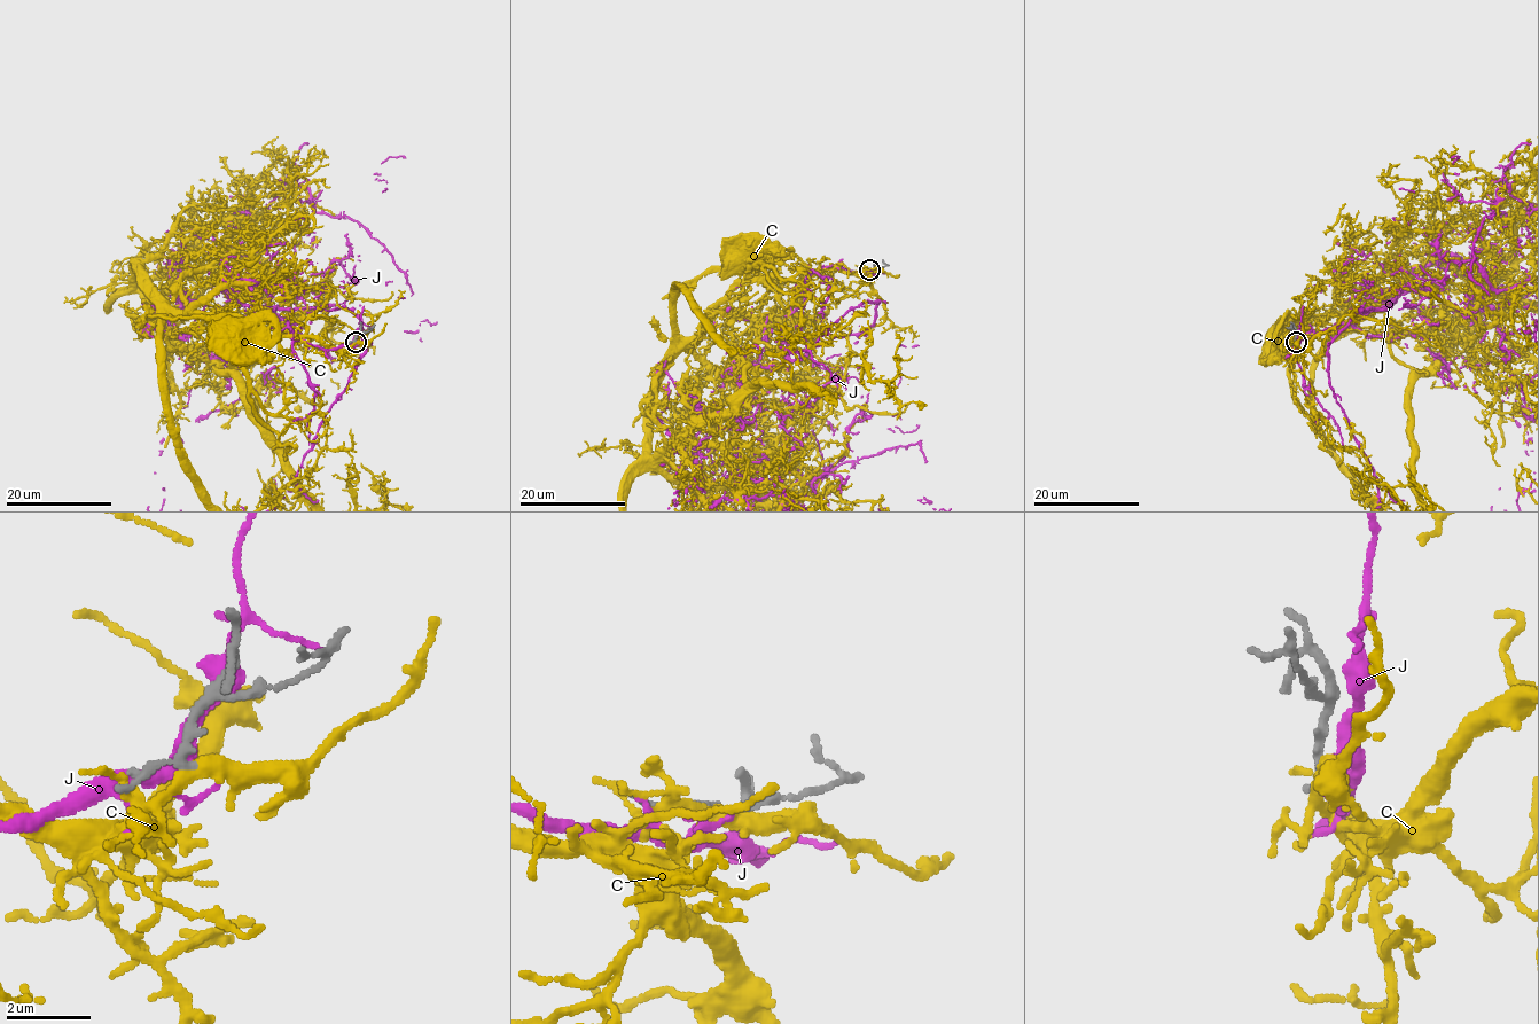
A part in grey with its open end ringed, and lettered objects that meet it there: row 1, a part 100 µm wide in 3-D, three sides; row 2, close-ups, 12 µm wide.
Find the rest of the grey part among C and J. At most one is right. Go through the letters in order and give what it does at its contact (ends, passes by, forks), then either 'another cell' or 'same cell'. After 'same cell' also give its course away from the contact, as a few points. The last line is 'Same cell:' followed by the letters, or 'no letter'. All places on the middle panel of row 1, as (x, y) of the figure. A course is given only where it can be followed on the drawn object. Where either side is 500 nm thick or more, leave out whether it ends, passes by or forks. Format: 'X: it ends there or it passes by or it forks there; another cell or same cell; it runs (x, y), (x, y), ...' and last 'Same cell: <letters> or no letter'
C: it forks there; same cell; it runs (868, 268), (843, 273), (828, 267), (803, 279), (782, 279), (764, 265), (752, 262), (740, 249), (742, 248)
J: it forks there; another cell
Same cell: C

